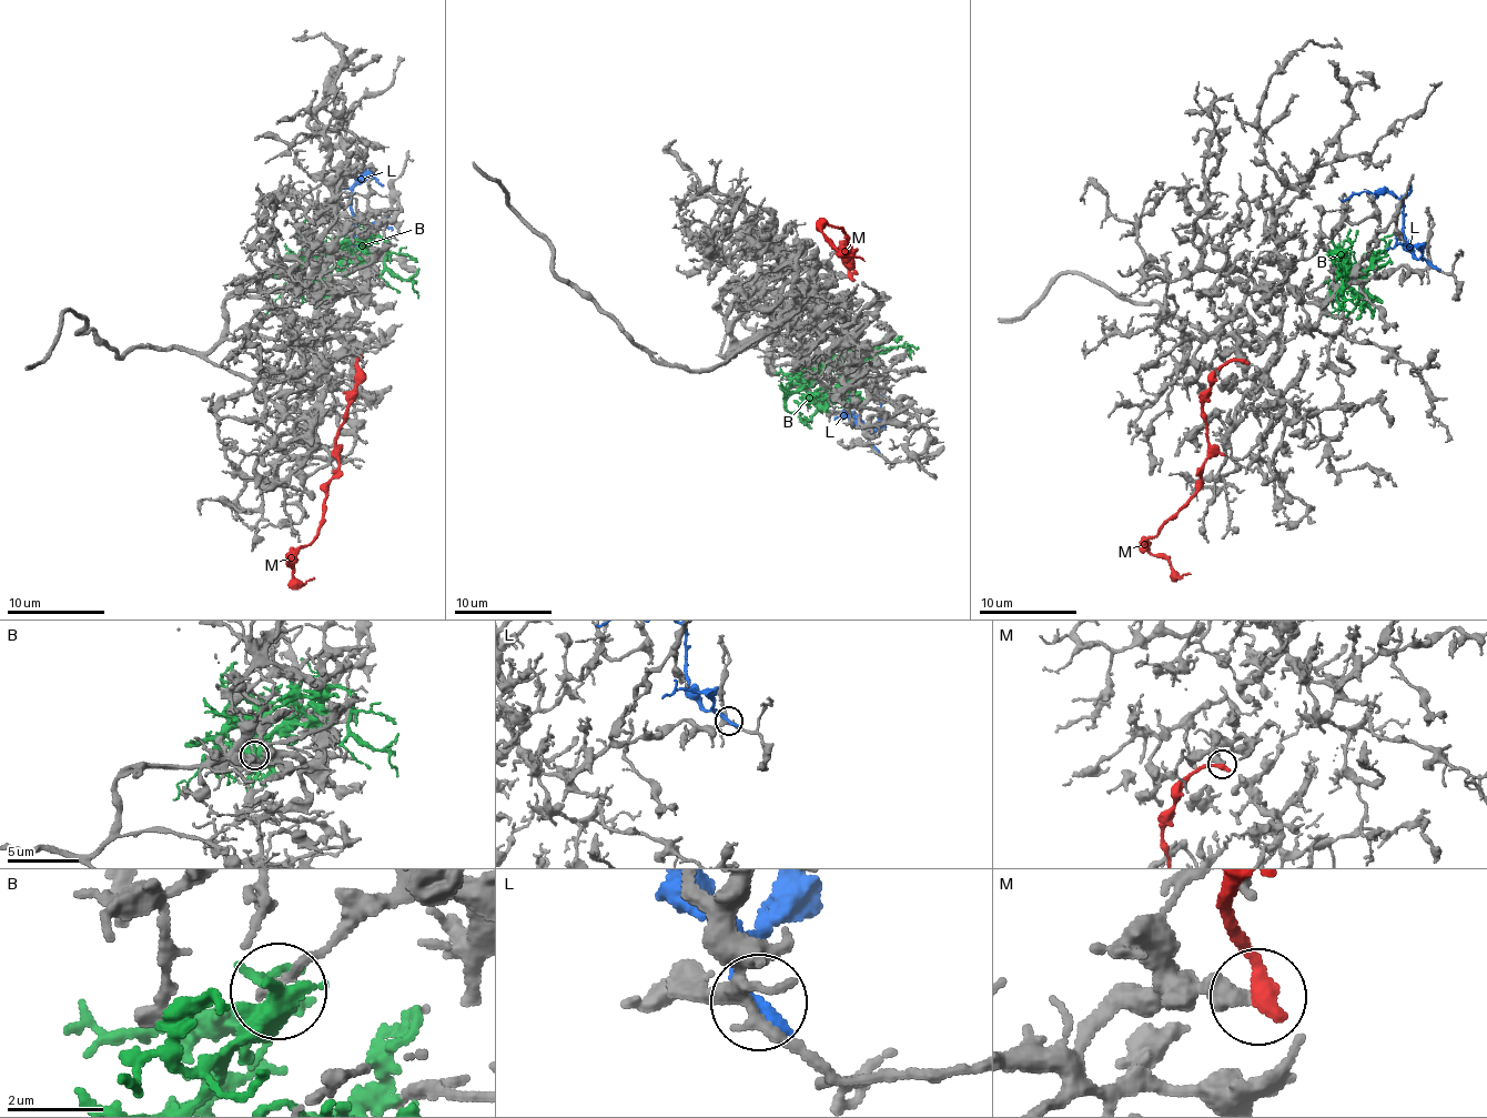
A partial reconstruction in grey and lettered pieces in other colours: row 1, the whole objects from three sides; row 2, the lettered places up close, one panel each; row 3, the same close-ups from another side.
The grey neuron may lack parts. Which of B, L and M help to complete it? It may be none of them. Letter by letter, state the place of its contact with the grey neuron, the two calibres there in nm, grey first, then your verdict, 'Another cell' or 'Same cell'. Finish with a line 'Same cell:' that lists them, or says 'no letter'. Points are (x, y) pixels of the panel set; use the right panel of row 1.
B: Touches grey at (1329, 292). Thickness 180 nm (grey) against 400 nm. Another cell
L: Touches grey at (1433, 265). Thickness 280 nm (grey) against 320 nm. Another cell
M: Touches grey at (1243, 359). Thickness 400 nm (grey) against 420 nm. Another cell
Same cell: no letter

